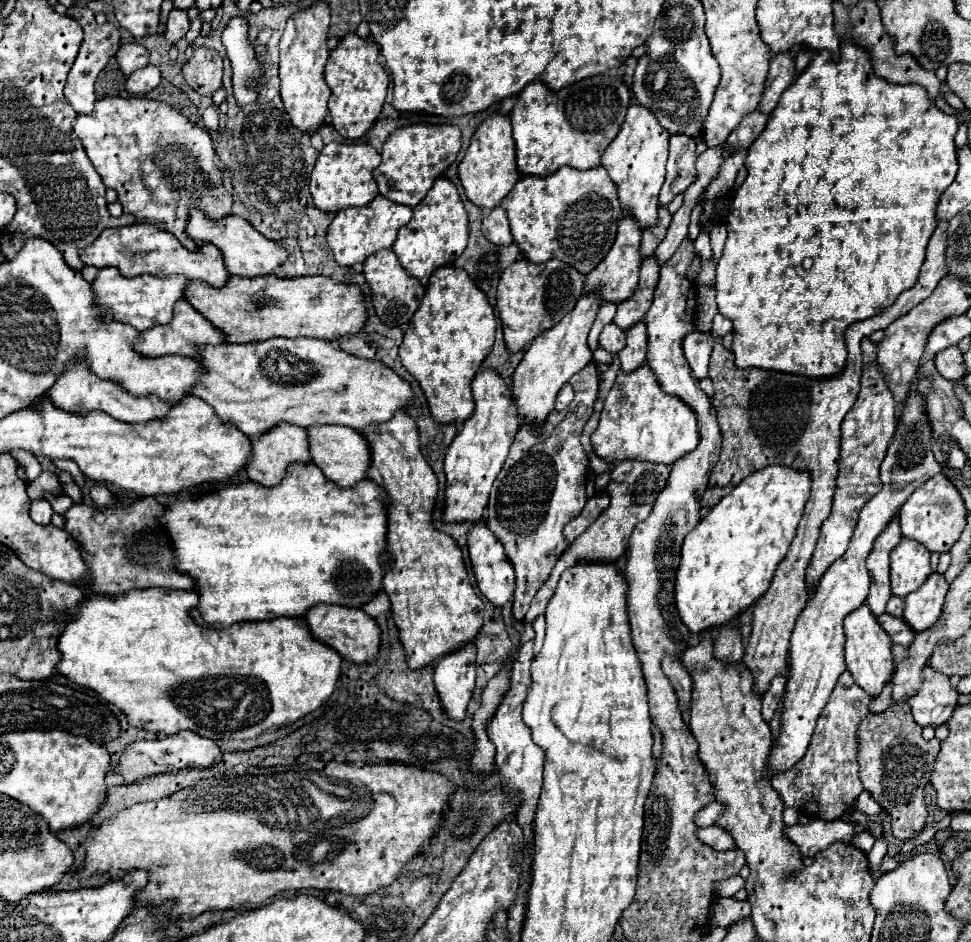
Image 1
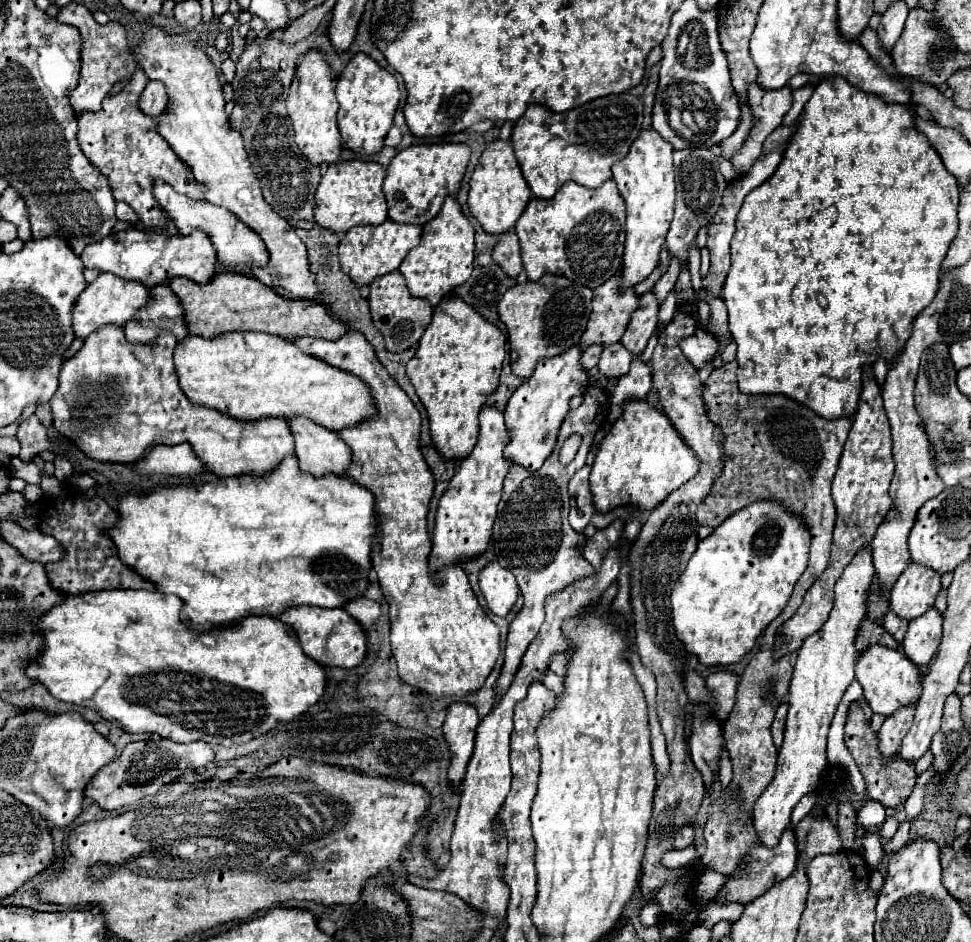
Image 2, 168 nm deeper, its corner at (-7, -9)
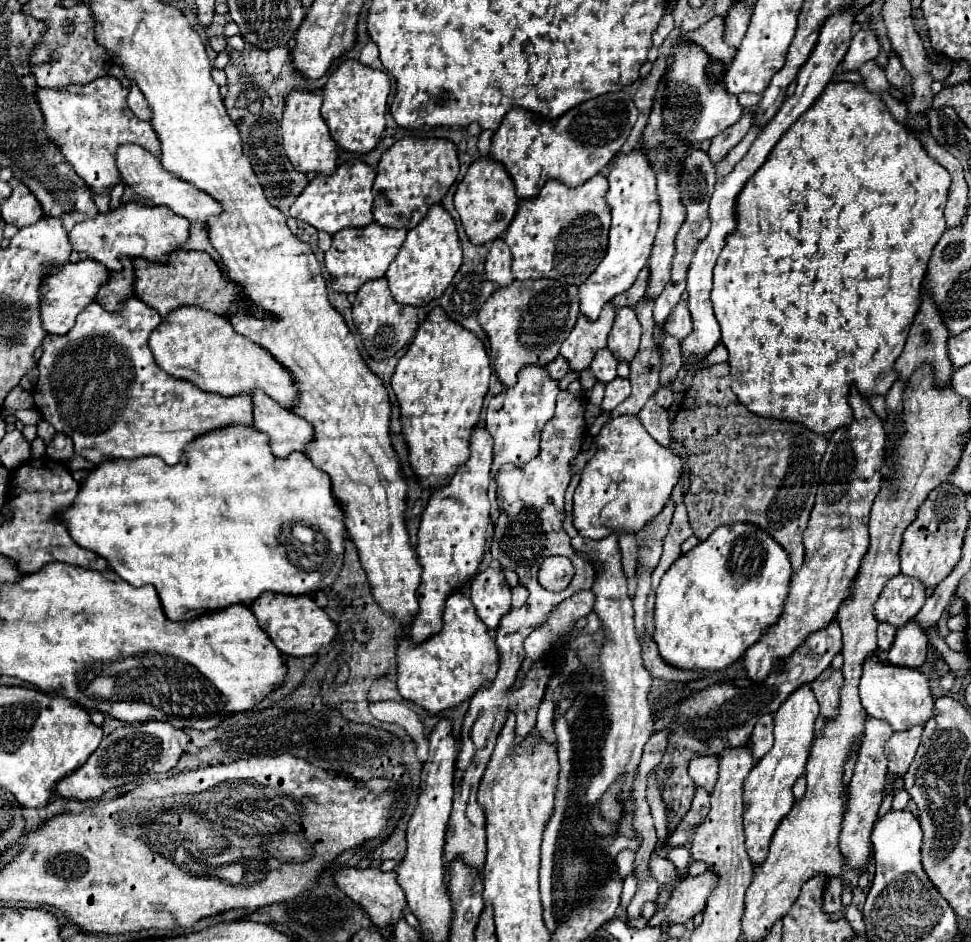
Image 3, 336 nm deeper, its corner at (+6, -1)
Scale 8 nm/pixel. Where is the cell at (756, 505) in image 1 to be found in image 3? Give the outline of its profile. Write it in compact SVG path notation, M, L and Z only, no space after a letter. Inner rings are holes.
M732 523L732 525L722 525L716 527L712 531L712 535L704 541L700 541L694 549L690 549L688 553L680 555L672 567L664 573L664 577L660 579L660 585L656 589L656 611L654 611L654 641L658 645L658 651L662 655L662 659L674 667L680 669L694 669L694 671L718 671L718 669L726 669L728 665L732 665L736 659L740 659L746 649L750 645L754 645L758 641L758 637L762 635L762 631L766 627L770 627L782 613L782 603L788 595L788 583L792 577L792 567L790 567L790 557L786 555L786 549L776 543L774 539L770 539L770 535L766 535L766 531L762 527L754 527L752 523Z

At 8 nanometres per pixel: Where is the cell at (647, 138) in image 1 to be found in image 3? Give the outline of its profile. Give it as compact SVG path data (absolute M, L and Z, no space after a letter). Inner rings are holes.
M638 145L636 149L628 153L620 153L614 157L614 161L610 161L608 183L610 183L610 189L606 193L606 203L612 209L608 253L598 265L598 269L594 271L594 275L590 275L590 279L586 279L586 283L578 287L580 289L580 311L592 321L598 319L602 307L610 299L624 293L634 283L636 275L640 273L640 269L646 265L650 257L654 235L660 223L656 171L652 169L646 149L642 145Z

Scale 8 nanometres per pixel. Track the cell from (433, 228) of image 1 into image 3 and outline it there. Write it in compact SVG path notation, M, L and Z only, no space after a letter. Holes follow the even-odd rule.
M436 203L434 207L430 207L422 223L418 223L418 227L408 231L408 237L402 243L394 263L390 263L386 271L386 279L392 297L398 303L420 307L422 303L430 303L434 297L440 297L446 291L460 265L462 265L462 249L456 233L456 223L452 215L440 203Z

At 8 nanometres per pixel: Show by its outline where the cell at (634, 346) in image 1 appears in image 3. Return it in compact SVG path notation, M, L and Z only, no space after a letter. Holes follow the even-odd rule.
M622 377L612 379L610 383L606 383L606 395L604 395L604 401L602 401L600 409L602 411L616 409L624 399L628 399L630 391L632 391L632 387L630 387L628 379L622 379Z

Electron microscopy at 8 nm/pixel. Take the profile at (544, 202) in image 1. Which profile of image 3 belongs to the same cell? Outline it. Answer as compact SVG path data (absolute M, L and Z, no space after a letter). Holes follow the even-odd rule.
M596 175L578 187L548 181L534 199L522 199L518 211L504 233L512 251L514 279L558 279L568 285L582 285L606 255L610 207L606 203L608 181Z

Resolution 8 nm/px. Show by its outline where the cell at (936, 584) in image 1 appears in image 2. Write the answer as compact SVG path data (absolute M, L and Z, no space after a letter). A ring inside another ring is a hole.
M931 609L927 615L921 615L909 623L903 639L903 653L911 663L921 669L931 663L941 643L941 625L943 617L937 613L937 609Z

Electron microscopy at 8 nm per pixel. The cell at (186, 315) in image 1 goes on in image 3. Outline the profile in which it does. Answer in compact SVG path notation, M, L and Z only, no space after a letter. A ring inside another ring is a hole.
M122 255L122 273L112 273L110 281L102 287L102 291L96 295L96 301L106 307L106 311L110 313L118 313L118 307L124 305L126 299L130 299L134 295L134 283L136 283L136 275L134 275L134 265L130 257Z

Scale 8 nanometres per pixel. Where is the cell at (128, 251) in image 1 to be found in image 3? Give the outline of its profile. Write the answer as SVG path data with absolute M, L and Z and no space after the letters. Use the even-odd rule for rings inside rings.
M140 203L120 205L106 215L86 219L70 231L70 245L78 253L86 253L90 259L106 265L108 271L118 273L120 257L130 255L132 259L142 257L156 263L166 263L170 255L184 247L190 237L190 223L182 215L174 215L168 207L148 207Z

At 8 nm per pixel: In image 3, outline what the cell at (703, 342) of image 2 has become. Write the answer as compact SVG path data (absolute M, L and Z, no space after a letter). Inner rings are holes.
M680 301L674 311L670 313L668 321L664 323L664 331L672 337L676 337L678 341L686 339L686 335L690 335L692 331L692 319L690 319L690 311L688 311L688 305L686 301Z

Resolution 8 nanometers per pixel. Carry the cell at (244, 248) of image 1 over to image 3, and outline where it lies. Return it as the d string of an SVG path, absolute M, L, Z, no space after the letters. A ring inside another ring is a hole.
M120 147L118 153L116 153L116 161L118 161L118 169L120 169L120 175L124 179L126 185L130 185L134 189L136 195L144 197L150 205L154 207L160 207L160 205L166 205L170 207L174 213L186 217L188 221L196 221L200 225L206 225L212 217L220 215L222 213L222 207L216 199L212 199L210 195L206 195L204 191L198 191L196 187L192 187L190 183L184 183L180 181L178 177L170 175L162 165L160 161L144 151L142 147Z

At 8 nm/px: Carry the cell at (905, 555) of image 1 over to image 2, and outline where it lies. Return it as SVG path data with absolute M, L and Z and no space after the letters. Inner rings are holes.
M909 563L907 571L903 571L903 575L899 575L895 585L891 587L889 609L905 621L917 619L933 607L939 589L941 589L939 573L917 563Z

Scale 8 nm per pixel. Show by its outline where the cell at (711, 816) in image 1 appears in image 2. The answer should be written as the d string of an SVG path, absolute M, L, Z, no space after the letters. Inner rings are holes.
M685 825L679 833L675 833L673 847L675 849L685 849L685 847L689 847L691 841L693 841L693 827L691 825Z

